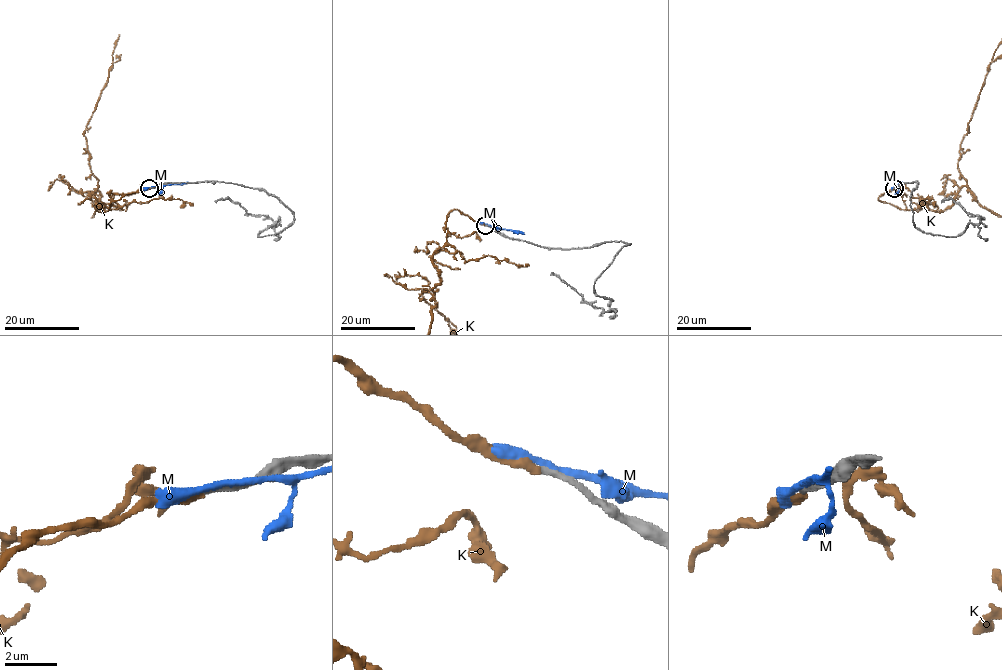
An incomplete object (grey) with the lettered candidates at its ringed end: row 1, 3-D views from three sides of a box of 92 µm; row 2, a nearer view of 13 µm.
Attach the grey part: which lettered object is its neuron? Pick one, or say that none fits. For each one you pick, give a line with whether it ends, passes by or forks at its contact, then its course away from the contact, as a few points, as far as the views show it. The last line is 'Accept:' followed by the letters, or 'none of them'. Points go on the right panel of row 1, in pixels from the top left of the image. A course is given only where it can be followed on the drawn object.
Accept: none of them

